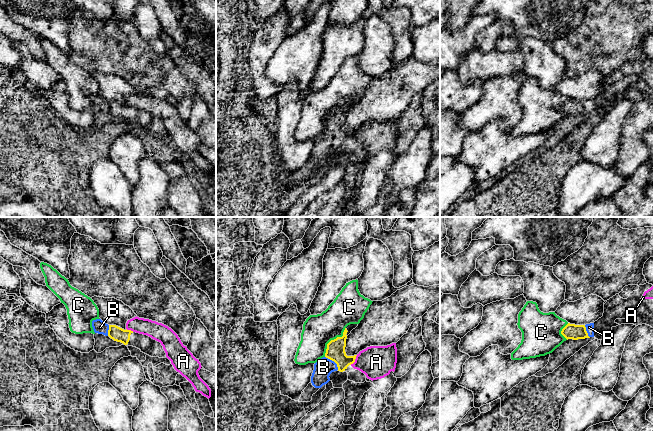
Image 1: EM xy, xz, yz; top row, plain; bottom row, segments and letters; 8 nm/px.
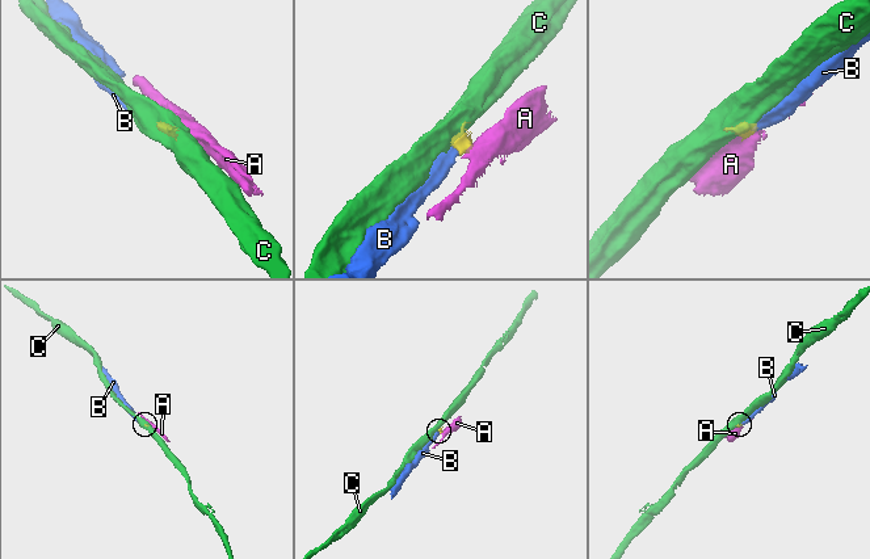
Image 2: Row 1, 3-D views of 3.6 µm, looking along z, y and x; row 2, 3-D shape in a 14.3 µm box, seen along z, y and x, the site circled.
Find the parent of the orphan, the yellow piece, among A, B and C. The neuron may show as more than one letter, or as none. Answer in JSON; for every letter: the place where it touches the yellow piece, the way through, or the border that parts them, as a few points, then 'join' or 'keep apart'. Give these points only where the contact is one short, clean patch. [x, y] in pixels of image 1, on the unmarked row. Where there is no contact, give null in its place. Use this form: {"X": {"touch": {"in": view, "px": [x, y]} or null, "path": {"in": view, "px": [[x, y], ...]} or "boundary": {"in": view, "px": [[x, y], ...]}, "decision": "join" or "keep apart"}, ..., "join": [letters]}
{"A": {"touch": {"in": "xz", "px": [354, 136]}, "boundary": {"in": "xz", "px": [[357, 131], [350, 140]]}, "decision": "keep apart"}, "B": {"touch": {"in": "xz", "px": [333, 136]}, "path": {"in": "xz", "px": [[335, 127], [333, 136], [323, 143]]}, "decision": "join"}, "C": {"touch": {"in": "xz", "px": [332, 116]}, "boundary": {"in": "xz", "px": [[345, 103], [341, 112], [337, 112], [327, 120], [324, 132]]}, "decision": "keep apart"}, "join": ["B"]}

